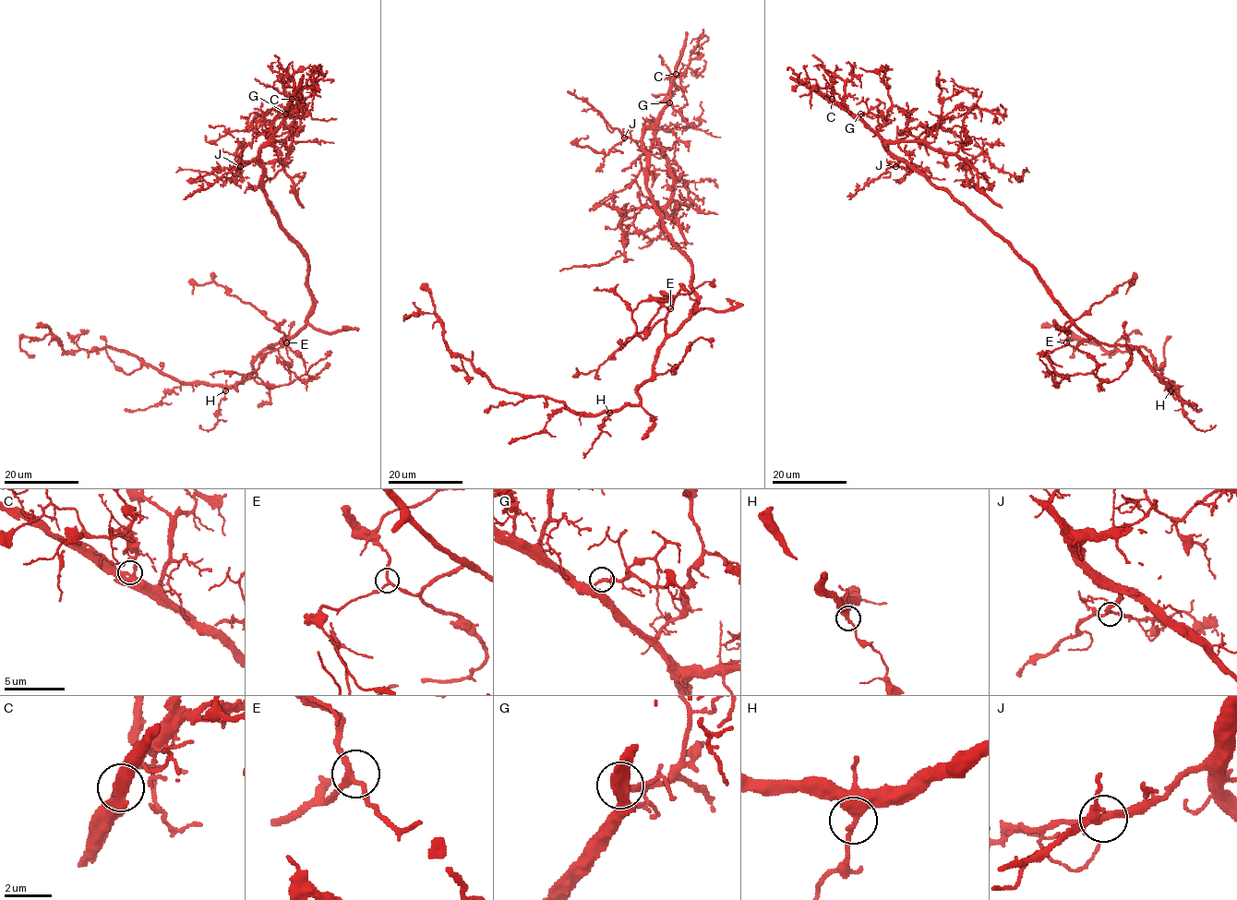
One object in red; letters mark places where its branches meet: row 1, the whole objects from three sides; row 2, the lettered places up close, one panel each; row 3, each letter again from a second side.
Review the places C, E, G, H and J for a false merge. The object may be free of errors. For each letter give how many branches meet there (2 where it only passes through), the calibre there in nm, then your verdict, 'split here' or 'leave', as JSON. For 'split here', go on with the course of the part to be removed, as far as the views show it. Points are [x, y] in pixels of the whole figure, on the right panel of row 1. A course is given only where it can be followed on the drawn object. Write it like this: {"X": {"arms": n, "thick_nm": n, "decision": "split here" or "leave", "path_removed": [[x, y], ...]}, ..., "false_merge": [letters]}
{"C": {"arms": 3, "thick_nm": 400, "decision": "leave"}, "E": {"arms": 3, "thick_nm": 220, "decision": "leave"}, "G": {"arms": 2, "thick_nm": 240, "decision": "leave"}, "H": {"arms": 2, "thick_nm": 380, "decision": "leave"}, "J": {"arms": 3, "thick_nm": 240, "decision": "leave"}, "false_merge": []}

